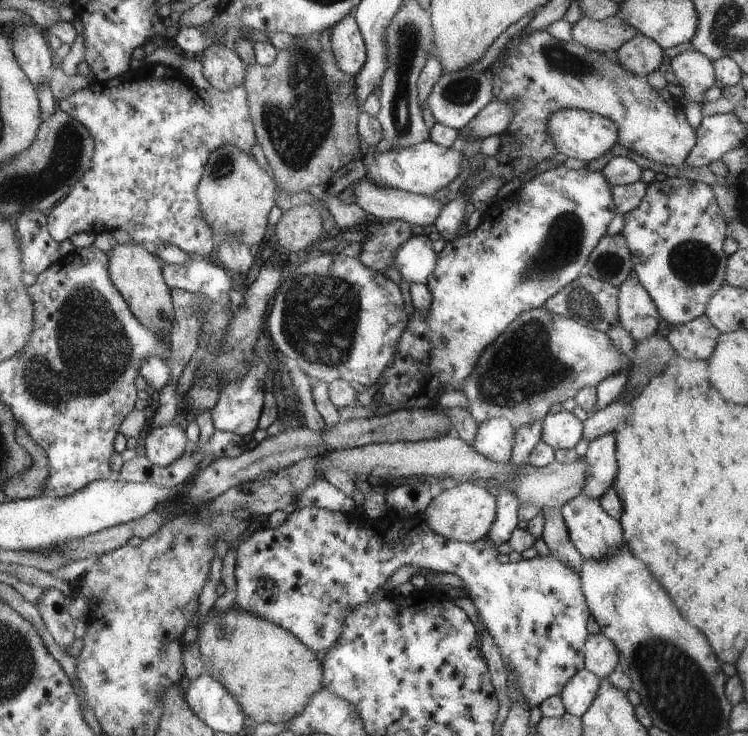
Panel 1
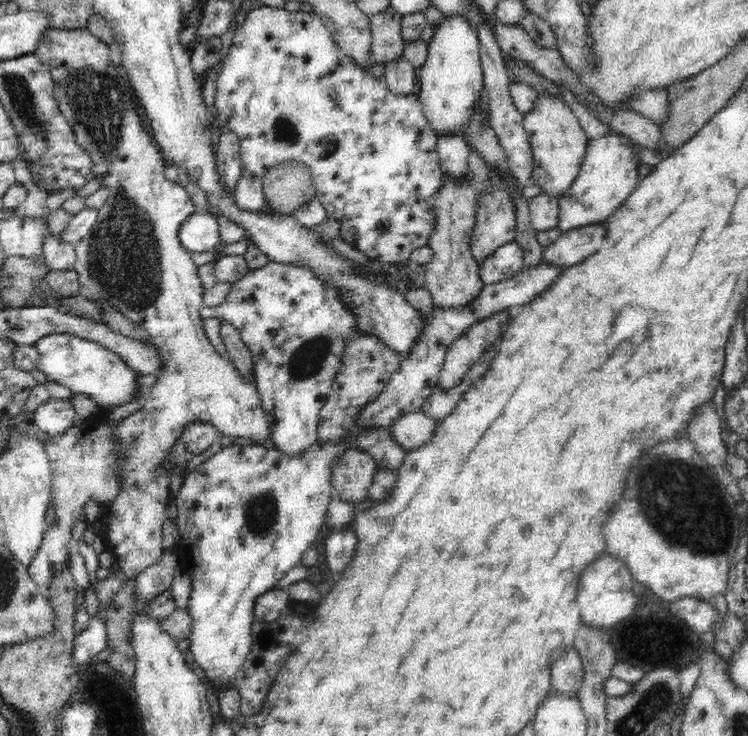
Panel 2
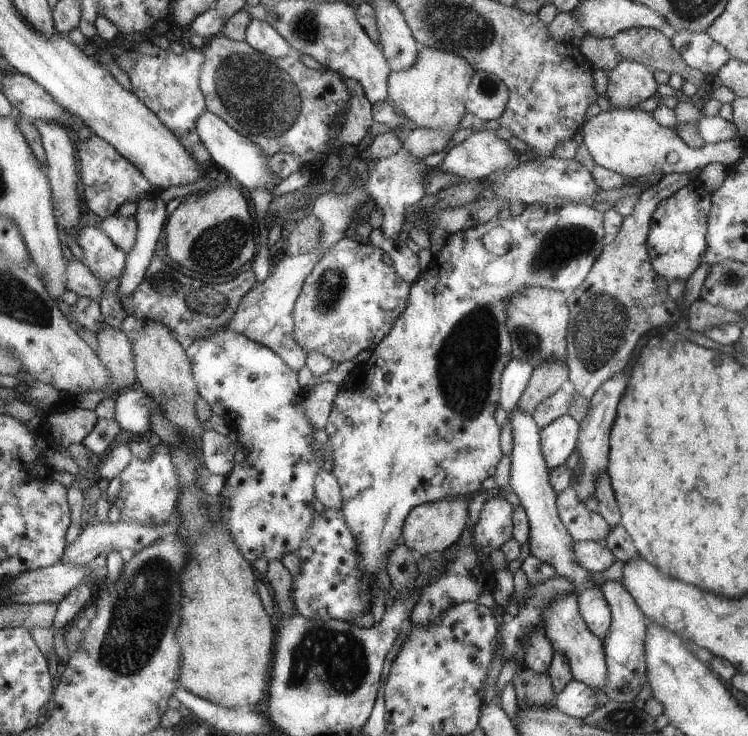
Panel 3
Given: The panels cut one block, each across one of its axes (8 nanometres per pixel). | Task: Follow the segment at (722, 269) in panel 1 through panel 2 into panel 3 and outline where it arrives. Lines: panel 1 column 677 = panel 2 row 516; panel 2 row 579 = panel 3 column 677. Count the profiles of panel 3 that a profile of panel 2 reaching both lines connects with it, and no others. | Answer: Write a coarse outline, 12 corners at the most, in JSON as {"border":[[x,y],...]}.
{"border":[[698,178],[653,213],[658,277],[687,282],[709,248],[712,197]]}

